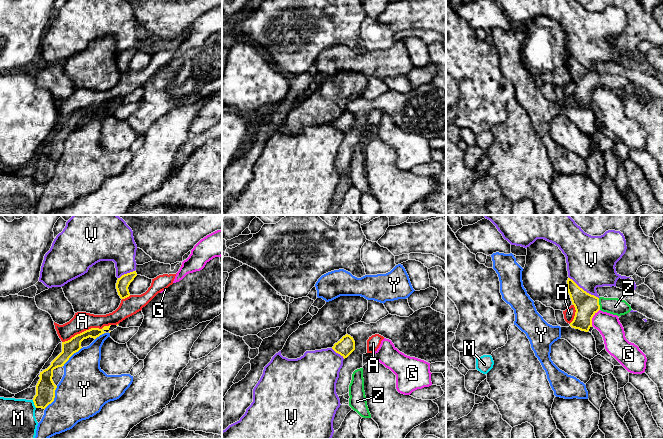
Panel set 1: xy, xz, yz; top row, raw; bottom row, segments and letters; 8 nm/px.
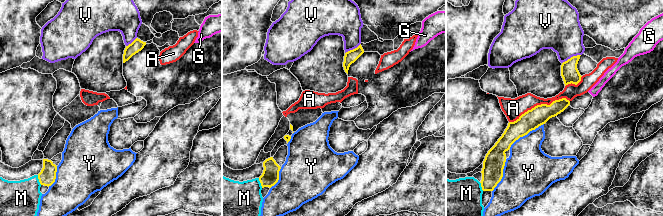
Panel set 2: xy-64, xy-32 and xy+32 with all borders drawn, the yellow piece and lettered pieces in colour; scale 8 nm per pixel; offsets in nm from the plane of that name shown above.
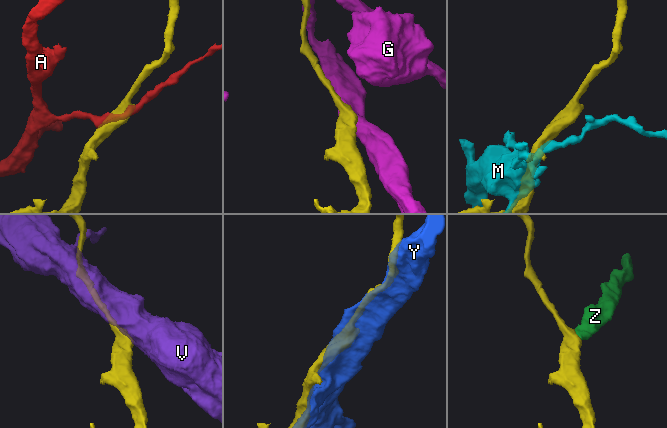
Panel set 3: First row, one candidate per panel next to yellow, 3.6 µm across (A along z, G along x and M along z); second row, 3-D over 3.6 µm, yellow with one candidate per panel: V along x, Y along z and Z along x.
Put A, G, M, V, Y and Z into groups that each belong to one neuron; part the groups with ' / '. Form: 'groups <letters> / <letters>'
groups A / G / M / V / Y / Z

